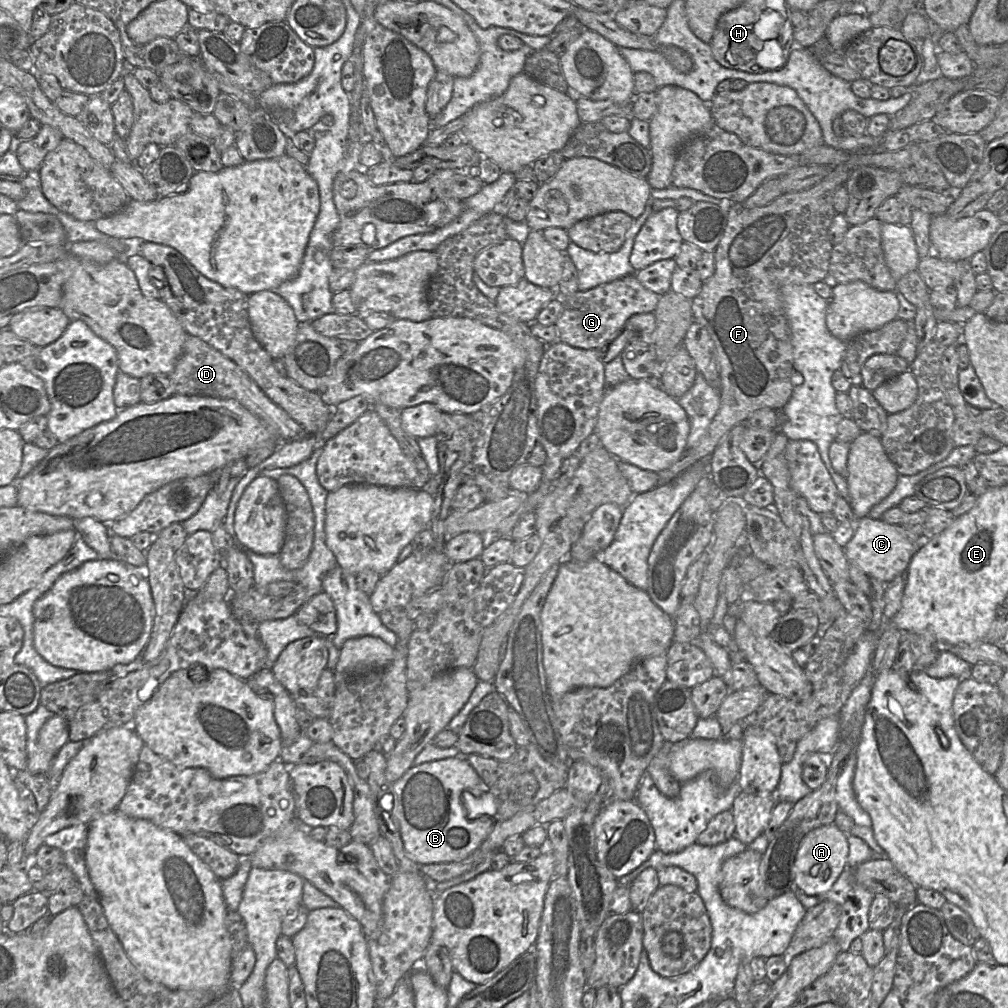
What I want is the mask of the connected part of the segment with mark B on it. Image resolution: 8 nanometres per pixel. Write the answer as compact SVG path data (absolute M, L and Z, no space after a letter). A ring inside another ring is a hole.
M465 756L414 765L392 786L394 815L405 851L419 865L464 860L484 842L493 829L495 821L490 816L469 818L467 815L463 792L471 792L480 799L489 788Z

